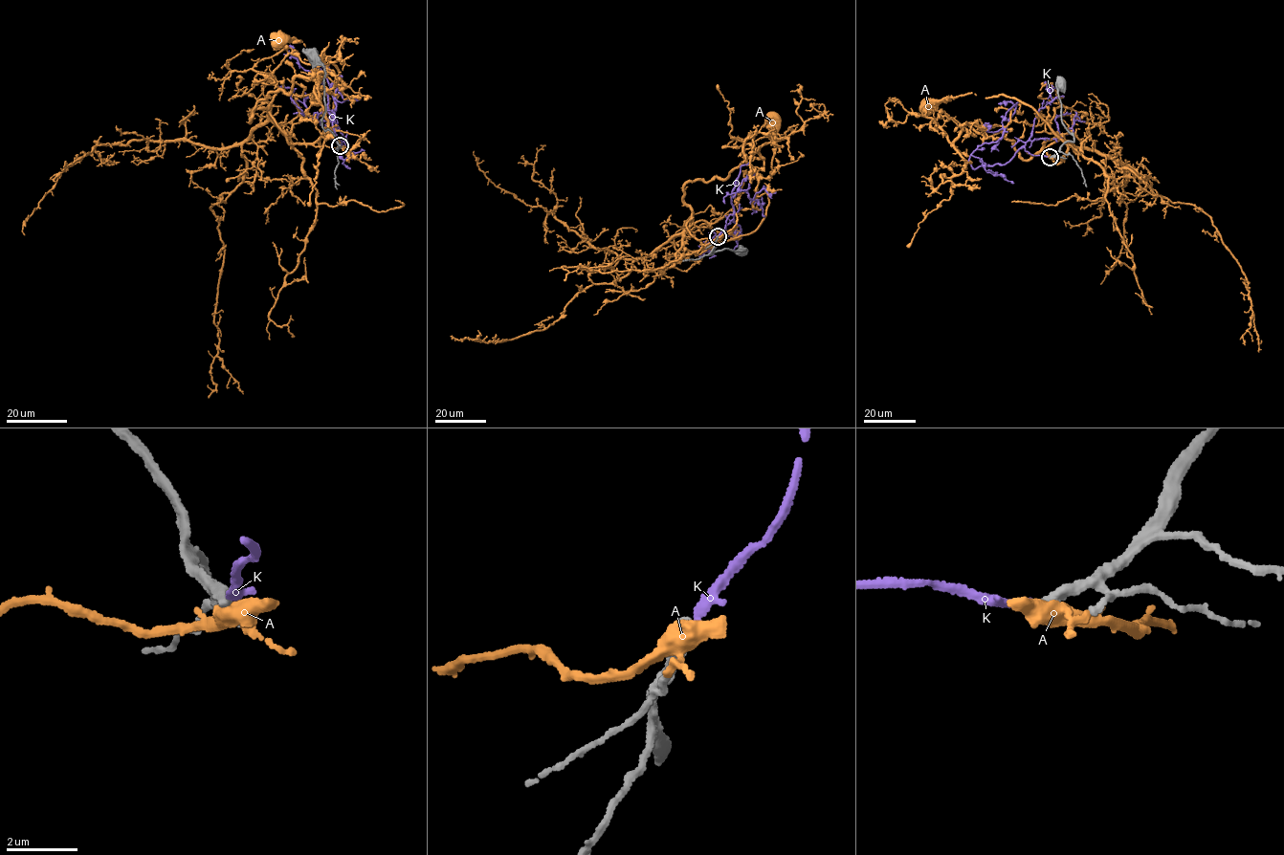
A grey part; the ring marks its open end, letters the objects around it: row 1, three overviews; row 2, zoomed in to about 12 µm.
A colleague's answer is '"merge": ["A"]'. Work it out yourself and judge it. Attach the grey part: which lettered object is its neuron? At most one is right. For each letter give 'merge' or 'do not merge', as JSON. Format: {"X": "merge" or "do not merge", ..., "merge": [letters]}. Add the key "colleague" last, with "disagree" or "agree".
{"A": "do not merge", "K": "do not merge", "merge": [], "colleague": "disagree"}

